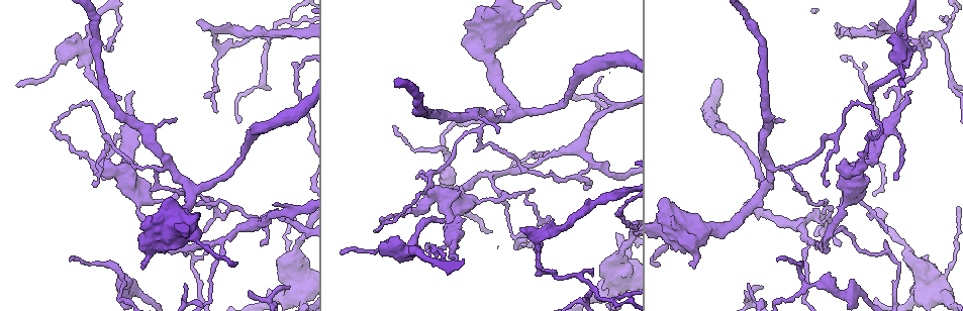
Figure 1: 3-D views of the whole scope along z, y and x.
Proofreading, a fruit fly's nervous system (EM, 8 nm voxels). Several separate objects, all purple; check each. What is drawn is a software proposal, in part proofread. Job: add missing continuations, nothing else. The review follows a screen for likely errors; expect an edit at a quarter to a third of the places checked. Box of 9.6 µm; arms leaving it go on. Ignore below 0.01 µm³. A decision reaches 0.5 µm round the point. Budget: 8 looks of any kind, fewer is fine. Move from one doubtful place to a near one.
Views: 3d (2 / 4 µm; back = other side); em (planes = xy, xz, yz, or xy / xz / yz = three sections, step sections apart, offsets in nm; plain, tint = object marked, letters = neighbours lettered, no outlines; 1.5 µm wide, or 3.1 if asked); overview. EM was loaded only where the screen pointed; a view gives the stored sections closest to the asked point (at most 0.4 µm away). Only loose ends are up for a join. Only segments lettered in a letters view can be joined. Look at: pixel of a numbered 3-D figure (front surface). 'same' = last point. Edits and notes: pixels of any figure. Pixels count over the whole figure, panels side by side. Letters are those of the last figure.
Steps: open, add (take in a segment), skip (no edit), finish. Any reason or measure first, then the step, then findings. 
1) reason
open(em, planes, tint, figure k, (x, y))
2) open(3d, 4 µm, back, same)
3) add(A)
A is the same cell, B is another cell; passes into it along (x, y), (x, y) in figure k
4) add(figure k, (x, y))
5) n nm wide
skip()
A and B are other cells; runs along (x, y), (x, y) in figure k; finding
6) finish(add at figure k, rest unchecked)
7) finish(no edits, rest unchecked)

open(3d, 4 µm, back, figure 1, (17, 87))

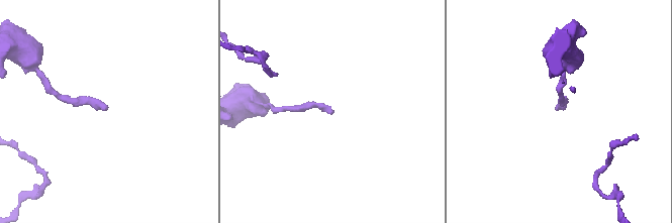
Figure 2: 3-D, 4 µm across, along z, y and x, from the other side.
need the tissue
open(em, xz, step 4, tint, figure 2, (105, 108))

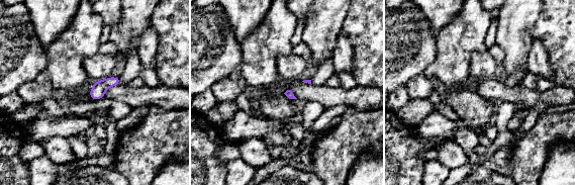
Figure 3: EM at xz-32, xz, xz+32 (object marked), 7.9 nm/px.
what lies round it
open(em, xz, step 4, letters, same)

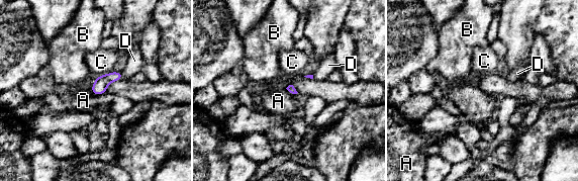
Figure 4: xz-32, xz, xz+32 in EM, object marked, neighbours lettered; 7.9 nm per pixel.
skip()
A, B, C and D are other cells; border along (89, 89), (96, 95) in figure 4; no lettered segment goes on from it

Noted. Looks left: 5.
branch stops here
open(em, xz, step 4, letters, figure 1, (520, 228))

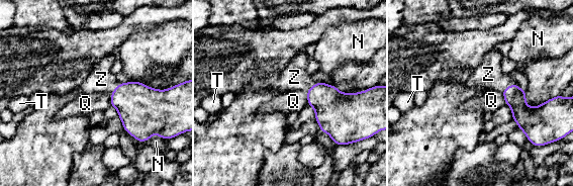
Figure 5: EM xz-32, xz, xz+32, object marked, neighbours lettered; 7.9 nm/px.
another direction
open(em, planes, letters, same)

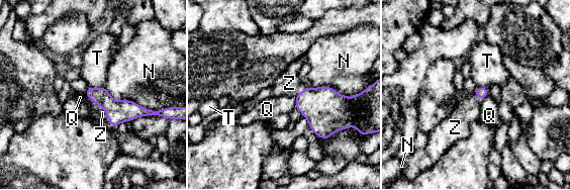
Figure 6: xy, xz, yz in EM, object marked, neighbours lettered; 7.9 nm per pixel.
add(Z)
Z is the same cell, N, Q and T are other cells; passes into it along (125, 110), (104, 109), (87, 108) in figure 6; it goes on there

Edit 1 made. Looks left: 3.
redraw
open(overview)

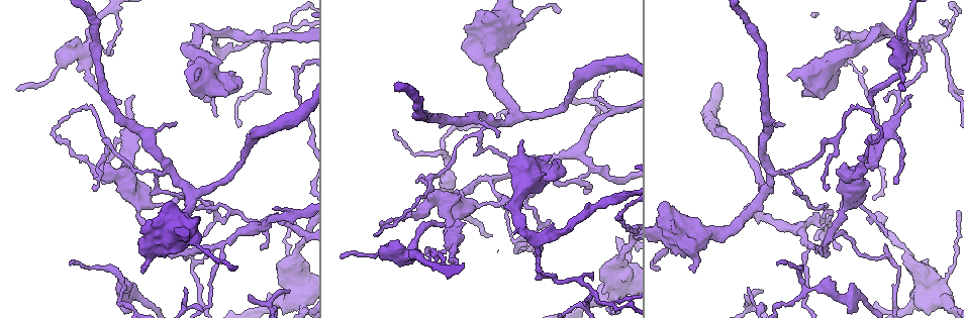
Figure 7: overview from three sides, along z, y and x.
branch stops here
open(em, xy, step 4, letters, figure 7, (693, 272))

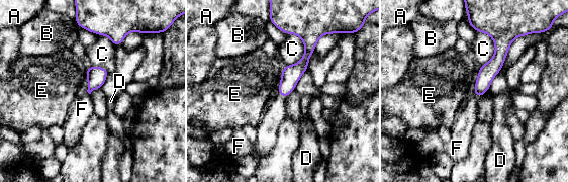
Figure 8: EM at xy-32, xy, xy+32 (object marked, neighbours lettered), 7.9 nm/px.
open(em, planes, letters, same)

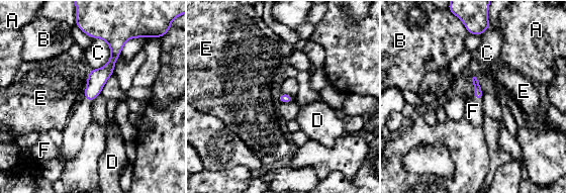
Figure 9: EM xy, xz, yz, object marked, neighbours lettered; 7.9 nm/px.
add(F)
F is the same cell, A, B, C, D and E are other cells; passes into it along (478, 94), (477, 99), (473, 111) in figure 9; it goes on there

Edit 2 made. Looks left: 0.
finish(add at figure 6, add at figure 9, rest unchecked)

